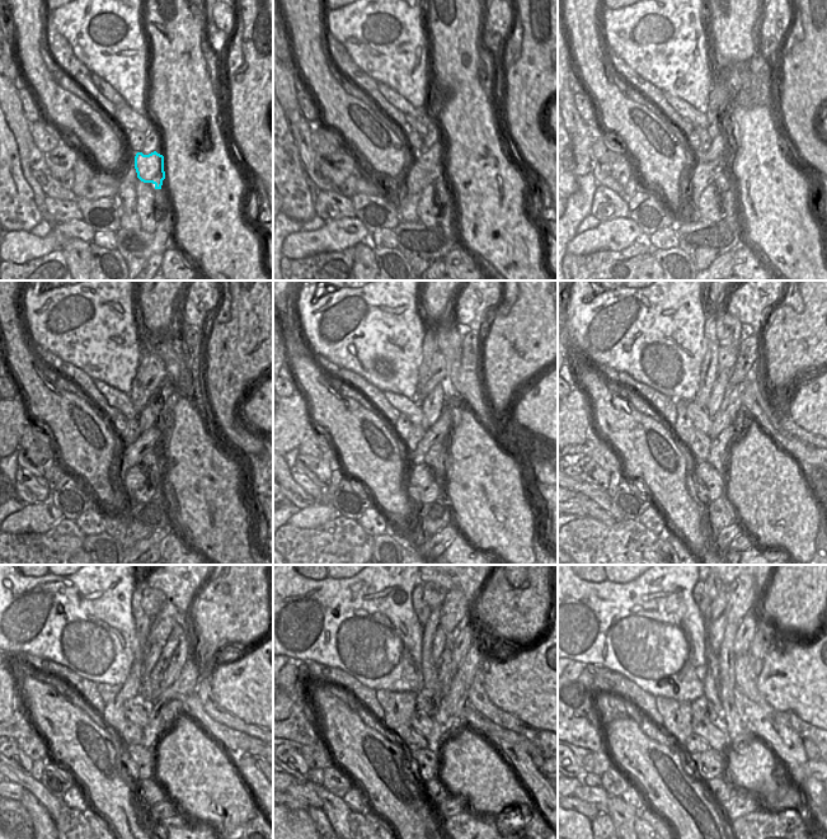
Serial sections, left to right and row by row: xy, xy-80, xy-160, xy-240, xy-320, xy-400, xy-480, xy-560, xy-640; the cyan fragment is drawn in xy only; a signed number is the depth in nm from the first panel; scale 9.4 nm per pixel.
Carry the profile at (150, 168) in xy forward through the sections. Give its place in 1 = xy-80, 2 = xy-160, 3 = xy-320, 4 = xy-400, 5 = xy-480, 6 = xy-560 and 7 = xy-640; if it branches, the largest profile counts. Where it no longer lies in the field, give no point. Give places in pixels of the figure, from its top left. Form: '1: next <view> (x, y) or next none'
1: next xy-80 (433, 156)
2: next xy-160 (718, 146)
3: next xy-320 (440, 396)
4: next xy-400 (720, 387)
5: next xy-480 (151, 658)
6: next xy-560 (438, 644)
7: next xy-640 (715, 630)

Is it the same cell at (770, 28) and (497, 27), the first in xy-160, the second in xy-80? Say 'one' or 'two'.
one

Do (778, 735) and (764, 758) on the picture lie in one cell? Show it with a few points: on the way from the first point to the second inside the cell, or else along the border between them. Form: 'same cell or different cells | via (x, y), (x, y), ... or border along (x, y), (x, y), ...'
different cells | border along (750, 734), (760, 736), (786, 766)

